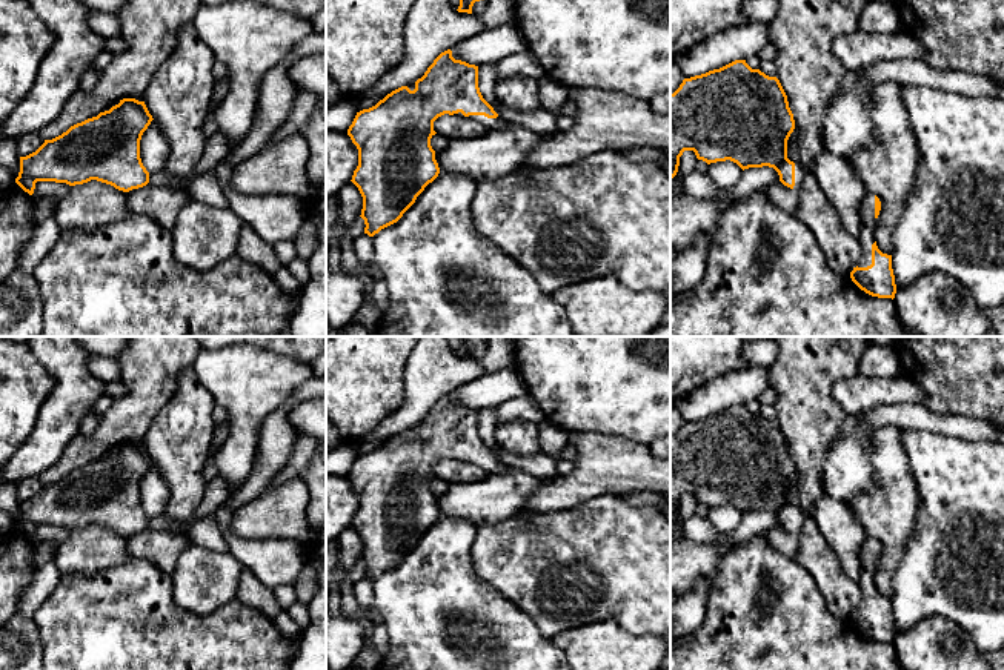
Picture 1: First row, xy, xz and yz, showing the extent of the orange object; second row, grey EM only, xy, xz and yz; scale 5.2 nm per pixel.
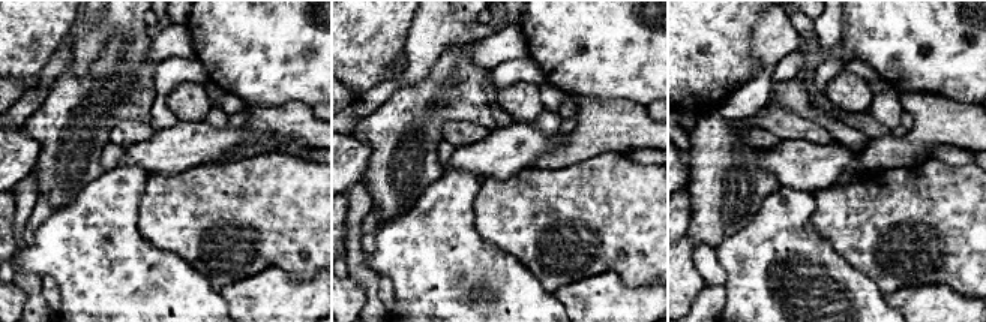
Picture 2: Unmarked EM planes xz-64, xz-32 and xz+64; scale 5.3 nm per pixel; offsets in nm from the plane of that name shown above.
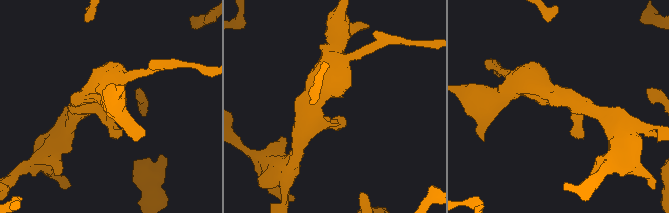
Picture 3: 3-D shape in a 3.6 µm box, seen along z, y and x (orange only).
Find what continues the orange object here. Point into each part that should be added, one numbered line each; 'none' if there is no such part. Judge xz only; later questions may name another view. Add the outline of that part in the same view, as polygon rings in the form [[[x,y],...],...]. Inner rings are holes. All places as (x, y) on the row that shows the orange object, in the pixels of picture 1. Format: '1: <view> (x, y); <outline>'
1: xz (491, 123); [[[469,115],[469,118],[483,123],[489,131],[504,129],[509,126],[509,123],[506,120],[503,120],[501,117],[487,118],[484,115]]]

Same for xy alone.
none

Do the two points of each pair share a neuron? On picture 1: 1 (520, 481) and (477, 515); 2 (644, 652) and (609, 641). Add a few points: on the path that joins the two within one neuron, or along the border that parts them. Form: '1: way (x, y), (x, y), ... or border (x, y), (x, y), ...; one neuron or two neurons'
1: way (509, 490), (488, 504); one neuron
2: way (635, 652), (618, 650); one neuron

